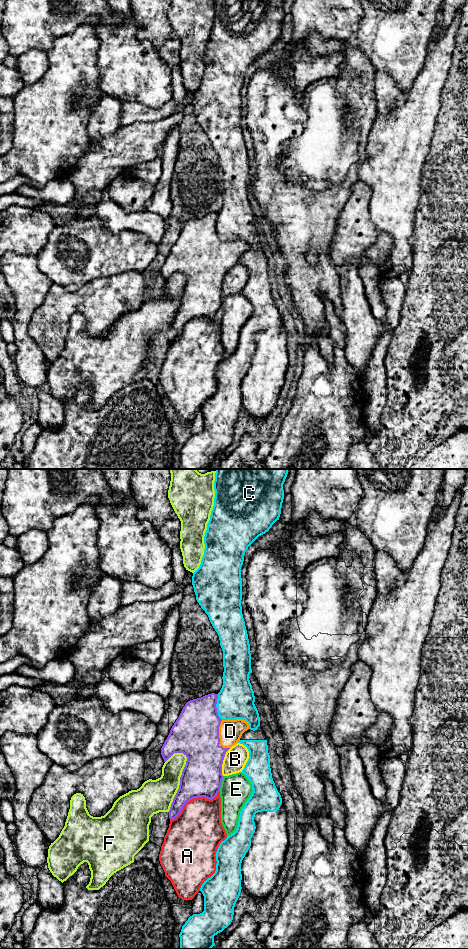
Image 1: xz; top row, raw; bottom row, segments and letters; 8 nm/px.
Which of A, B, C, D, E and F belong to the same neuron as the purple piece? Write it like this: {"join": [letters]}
{"join": ["D"]}

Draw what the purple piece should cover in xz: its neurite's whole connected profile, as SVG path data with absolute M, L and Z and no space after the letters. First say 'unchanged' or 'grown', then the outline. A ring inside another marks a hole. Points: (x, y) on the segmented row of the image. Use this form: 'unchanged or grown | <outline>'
grown | M211 693L188 701L161 748L164 762L174 753L183 753L187 757L180 777L179 789L169 810L170 820L175 819L181 813L188 801L199 797L212 800L217 796L223 779L222 764L225 754L249 729L249 724L245 720L222 720L216 708L217 699L218 694Z

